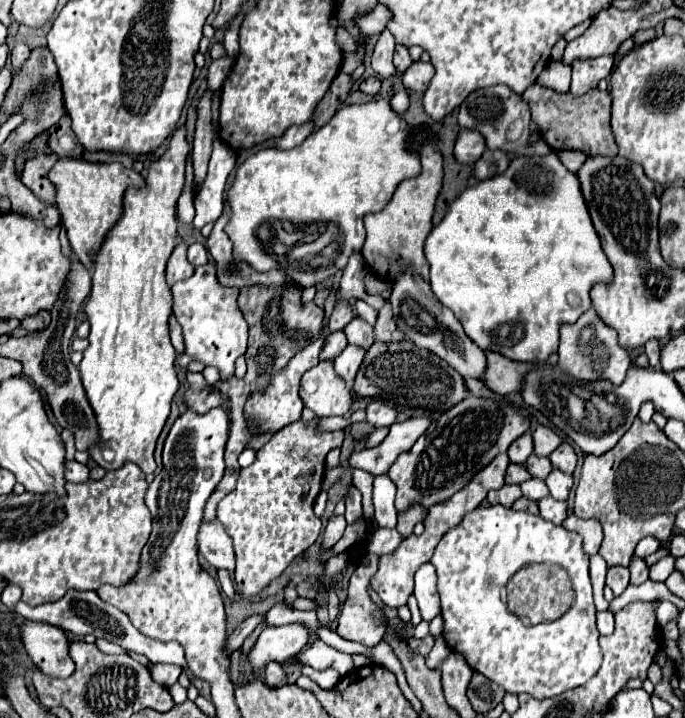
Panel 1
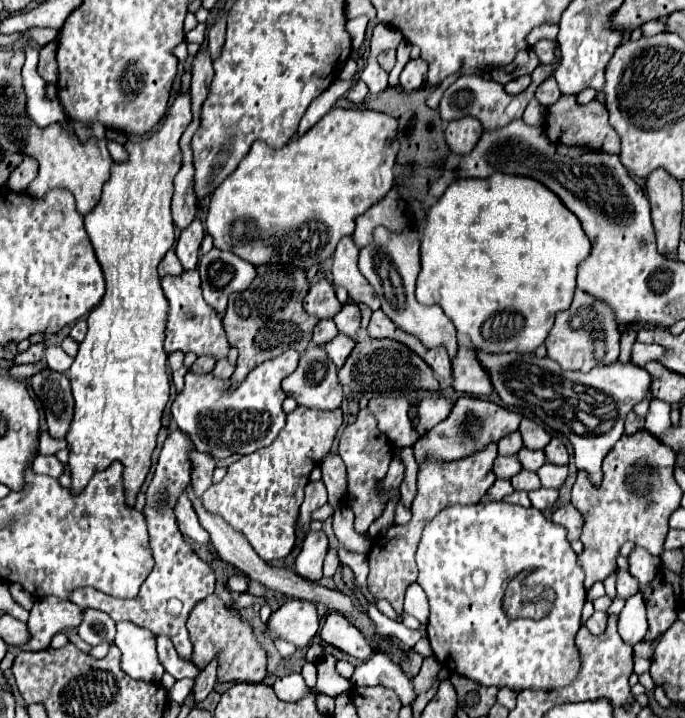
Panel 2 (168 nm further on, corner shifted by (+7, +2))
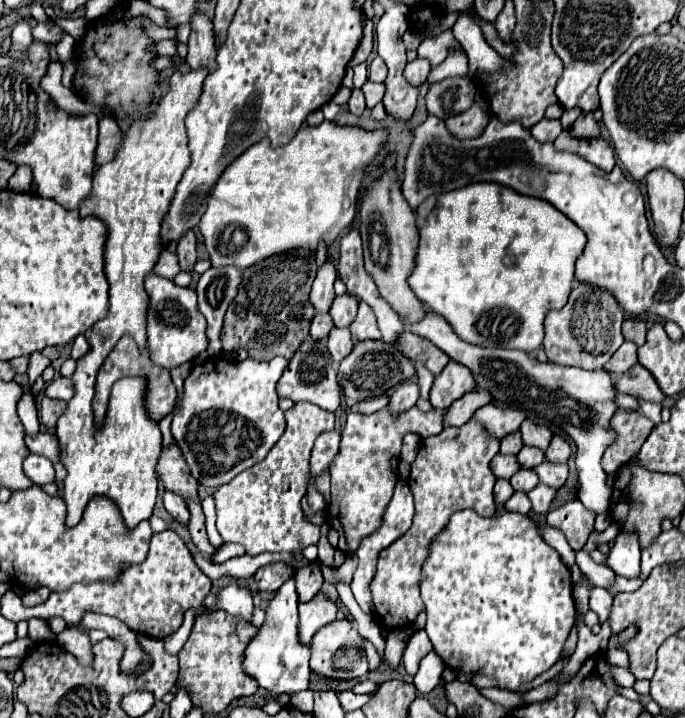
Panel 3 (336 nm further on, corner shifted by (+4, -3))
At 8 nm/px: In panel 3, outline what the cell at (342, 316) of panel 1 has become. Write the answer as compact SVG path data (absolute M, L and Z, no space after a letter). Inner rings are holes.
M327 261L317 271L317 277L313 281L313 289L311 289L311 295L309 295L309 301L313 303L317 313L329 313L333 299L335 299L335 291L333 291L335 279L337 279L335 265L331 261Z

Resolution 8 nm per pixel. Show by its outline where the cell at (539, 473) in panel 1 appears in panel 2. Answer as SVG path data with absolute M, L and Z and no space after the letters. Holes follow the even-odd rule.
M522 448L518 452L518 460L524 470L532 470L532 472L536 472L546 462L542 450L528 450L528 448Z

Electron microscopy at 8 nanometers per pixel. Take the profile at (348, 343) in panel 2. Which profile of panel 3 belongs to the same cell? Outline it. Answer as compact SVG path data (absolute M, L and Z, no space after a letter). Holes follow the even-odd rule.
M333 329L327 337L327 347L329 347L329 353L335 361L335 365L339 365L353 349L353 339L351 339L351 333L349 329Z

